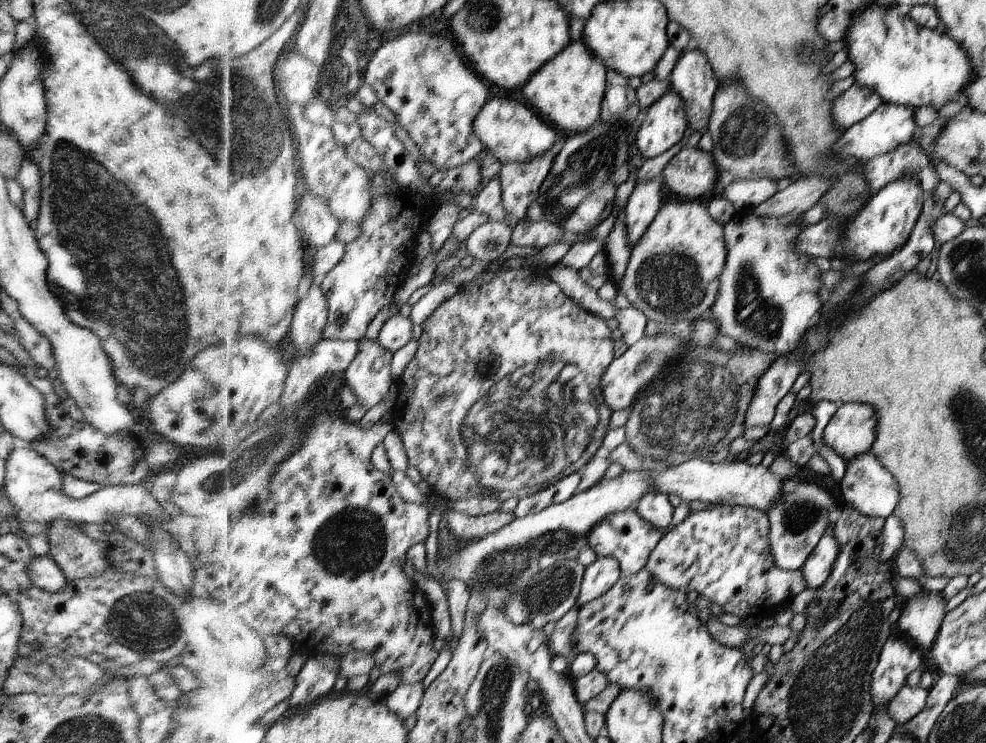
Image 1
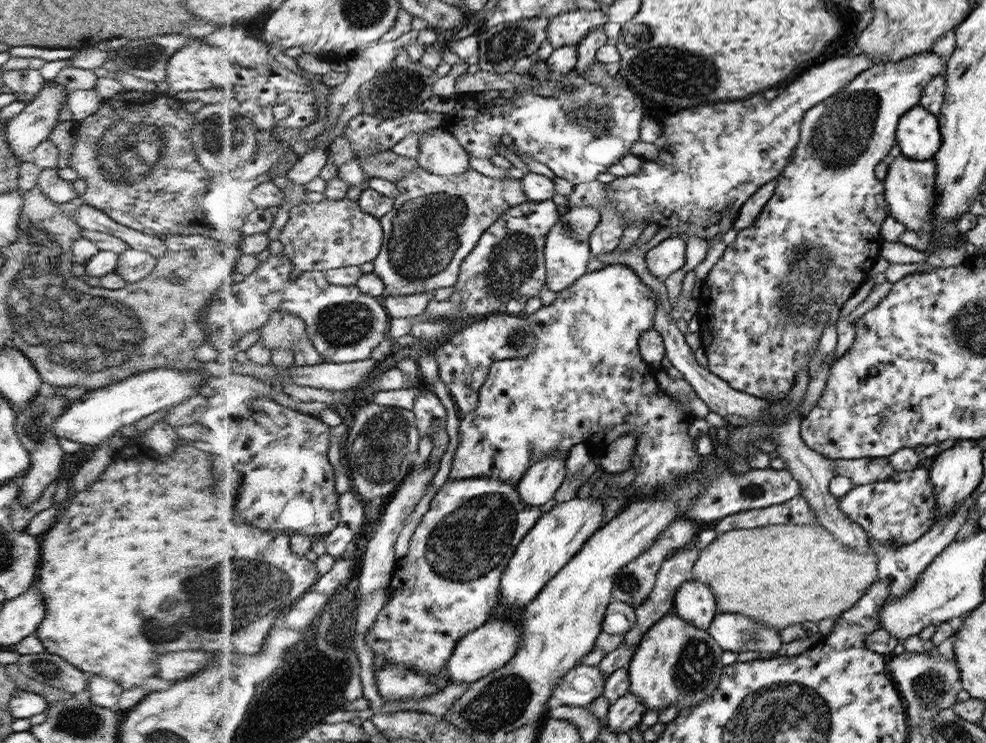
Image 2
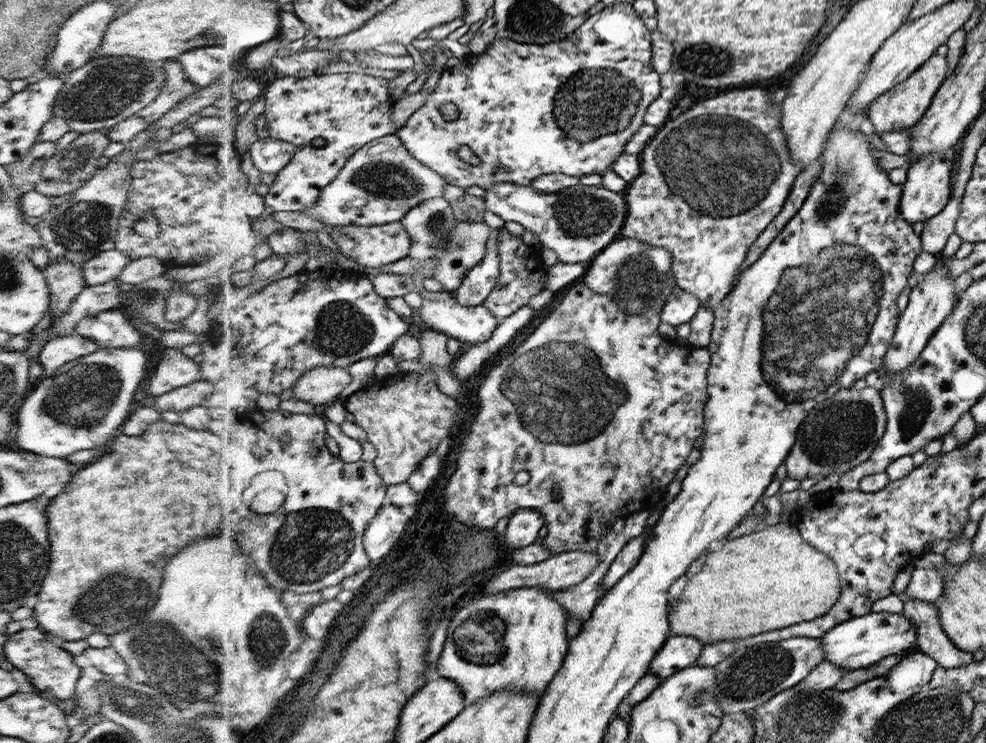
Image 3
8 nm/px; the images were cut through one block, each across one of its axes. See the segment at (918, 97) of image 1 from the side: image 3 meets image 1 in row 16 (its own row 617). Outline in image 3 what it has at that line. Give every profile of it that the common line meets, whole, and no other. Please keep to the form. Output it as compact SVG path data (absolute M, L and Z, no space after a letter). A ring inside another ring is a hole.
M872 612L841 622L821 637L825 660L833 662L841 669L853 671L866 668L890 655L905 654L917 643L917 630L913 620L900 613Z

